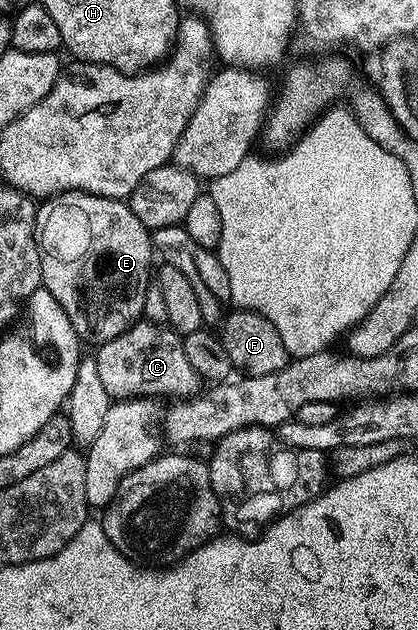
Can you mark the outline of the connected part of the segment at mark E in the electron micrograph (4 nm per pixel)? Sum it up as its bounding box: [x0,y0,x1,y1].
[35,193,153,331]

